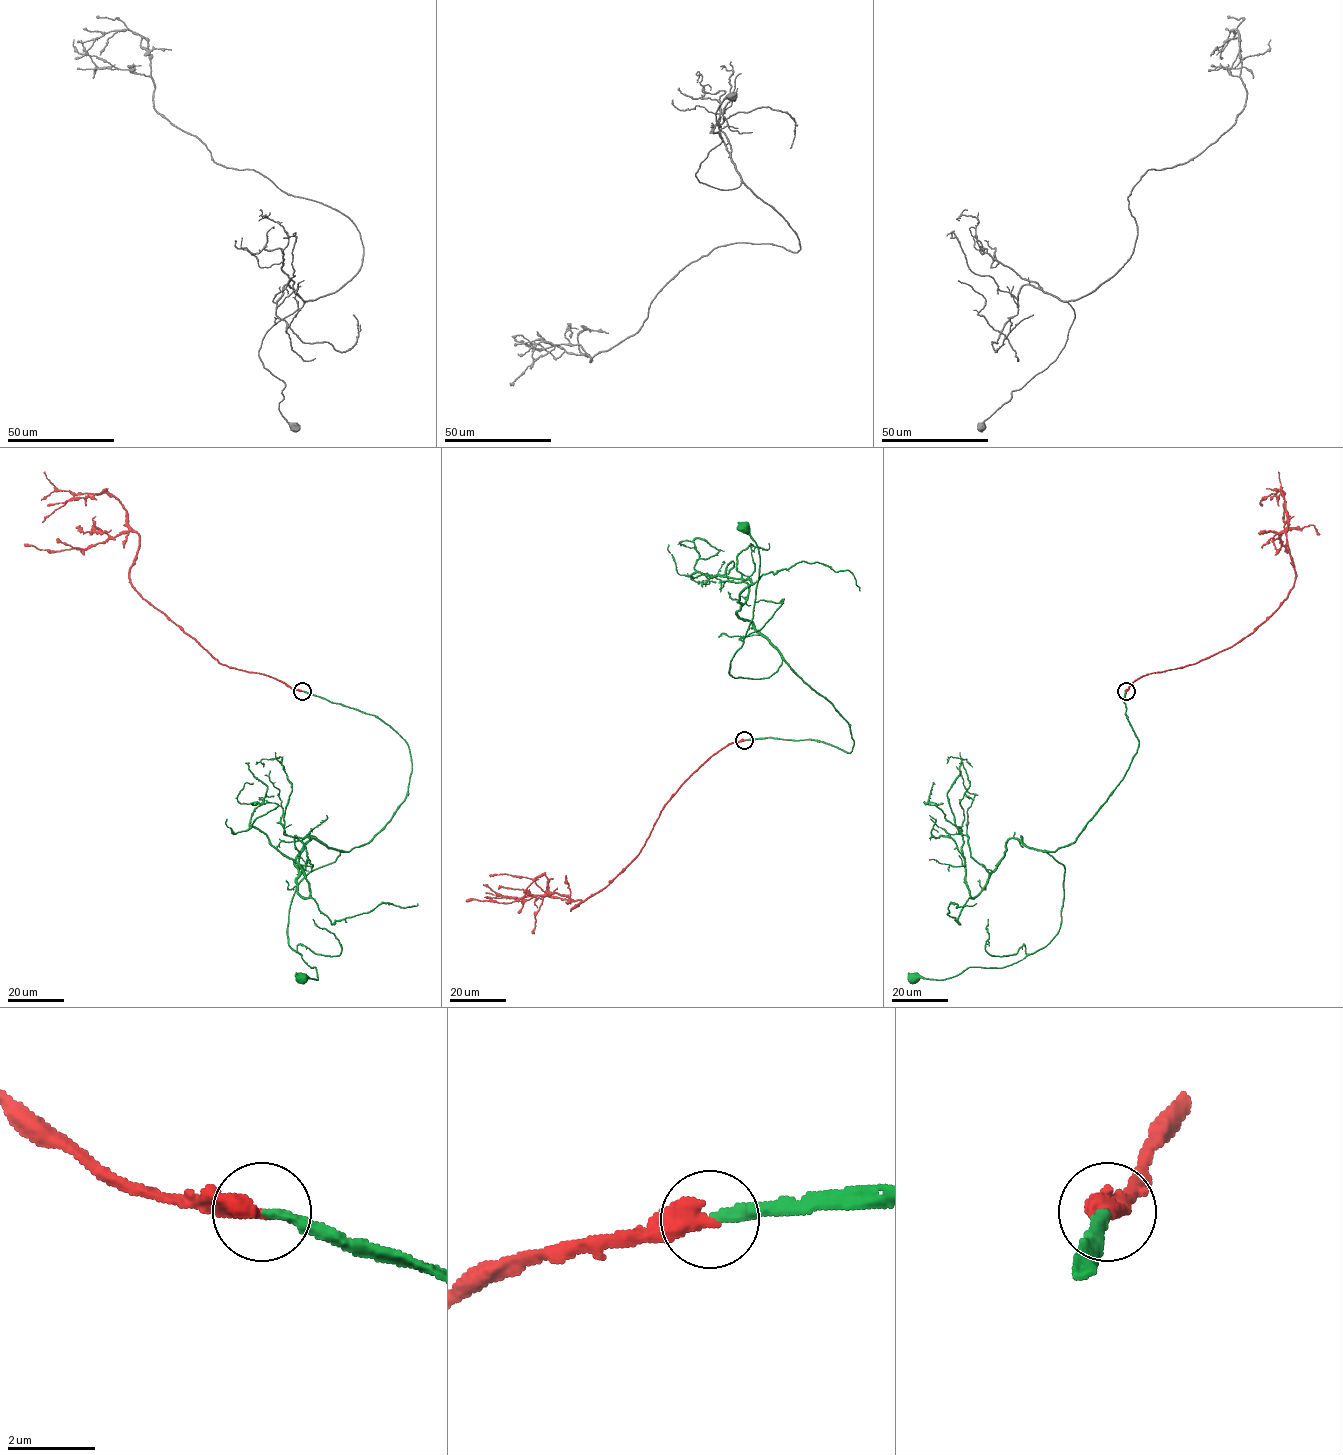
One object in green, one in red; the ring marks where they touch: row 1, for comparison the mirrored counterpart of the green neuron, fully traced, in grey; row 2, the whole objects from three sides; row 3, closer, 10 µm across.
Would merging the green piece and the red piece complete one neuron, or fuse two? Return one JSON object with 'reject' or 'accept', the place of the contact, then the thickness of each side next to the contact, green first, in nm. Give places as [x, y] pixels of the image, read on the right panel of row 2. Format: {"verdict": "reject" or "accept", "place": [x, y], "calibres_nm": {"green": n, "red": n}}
{"verdict": "accept", "place": [1126, 691], "calibres_nm": {"green": 240, "red": 480}}

